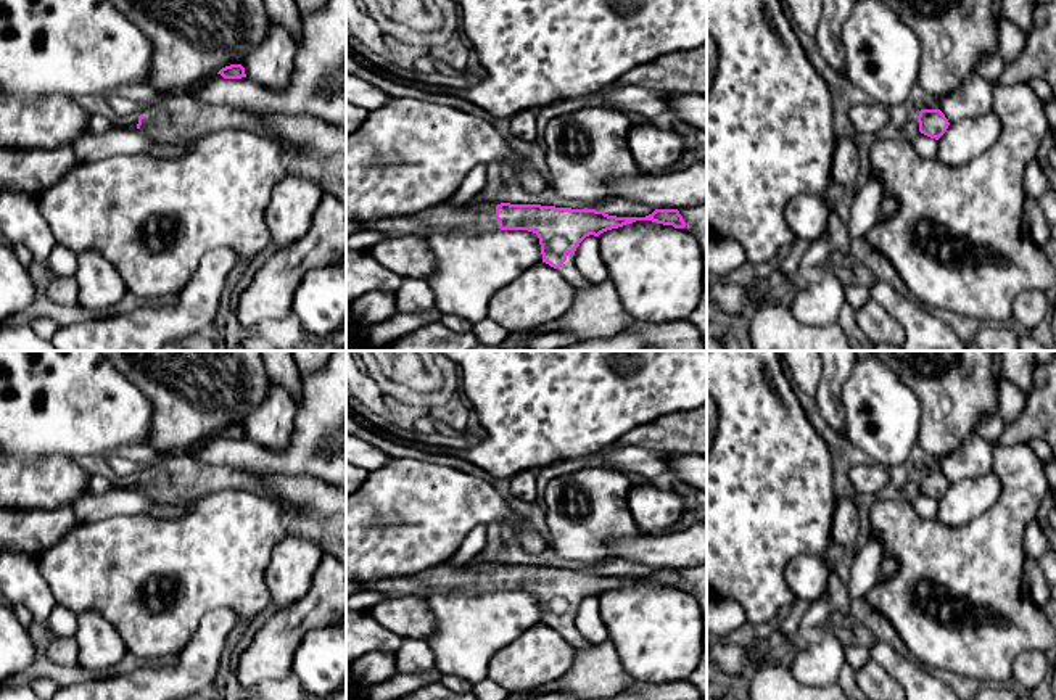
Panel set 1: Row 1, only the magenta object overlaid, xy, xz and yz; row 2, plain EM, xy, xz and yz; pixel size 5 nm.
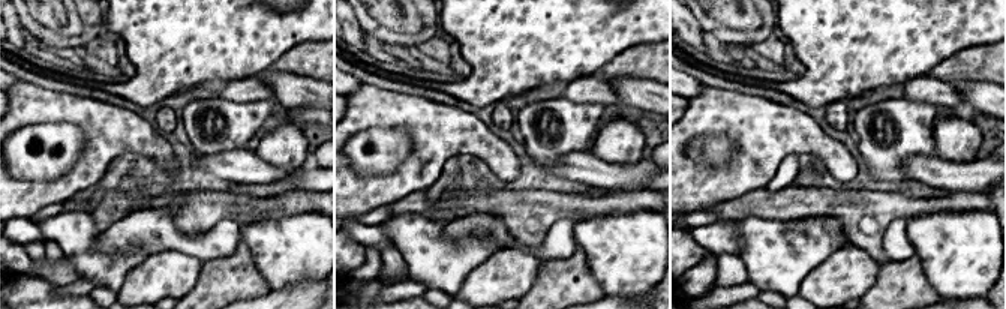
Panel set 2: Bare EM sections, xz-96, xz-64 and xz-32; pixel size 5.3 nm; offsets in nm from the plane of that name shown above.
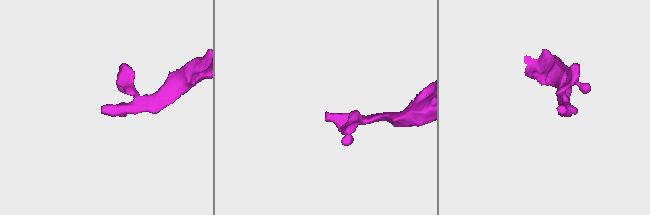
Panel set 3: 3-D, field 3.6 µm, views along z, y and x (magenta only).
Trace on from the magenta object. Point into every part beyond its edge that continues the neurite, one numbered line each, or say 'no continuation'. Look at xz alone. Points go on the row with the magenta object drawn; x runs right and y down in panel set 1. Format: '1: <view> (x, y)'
1: xz (443, 218)
2: xz (569, 269)

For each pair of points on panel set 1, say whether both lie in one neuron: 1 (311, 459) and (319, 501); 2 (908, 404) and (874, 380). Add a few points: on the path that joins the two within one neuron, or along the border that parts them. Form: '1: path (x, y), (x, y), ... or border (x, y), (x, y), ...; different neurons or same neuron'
1: border (277, 472), (309, 473), (329, 483); different neurons
2: path (900, 404), (882, 388); same neuron

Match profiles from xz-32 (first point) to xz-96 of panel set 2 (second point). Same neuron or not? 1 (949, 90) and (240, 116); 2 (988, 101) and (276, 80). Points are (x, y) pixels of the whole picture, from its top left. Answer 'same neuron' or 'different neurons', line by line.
1: different neurons
2: same neuron

